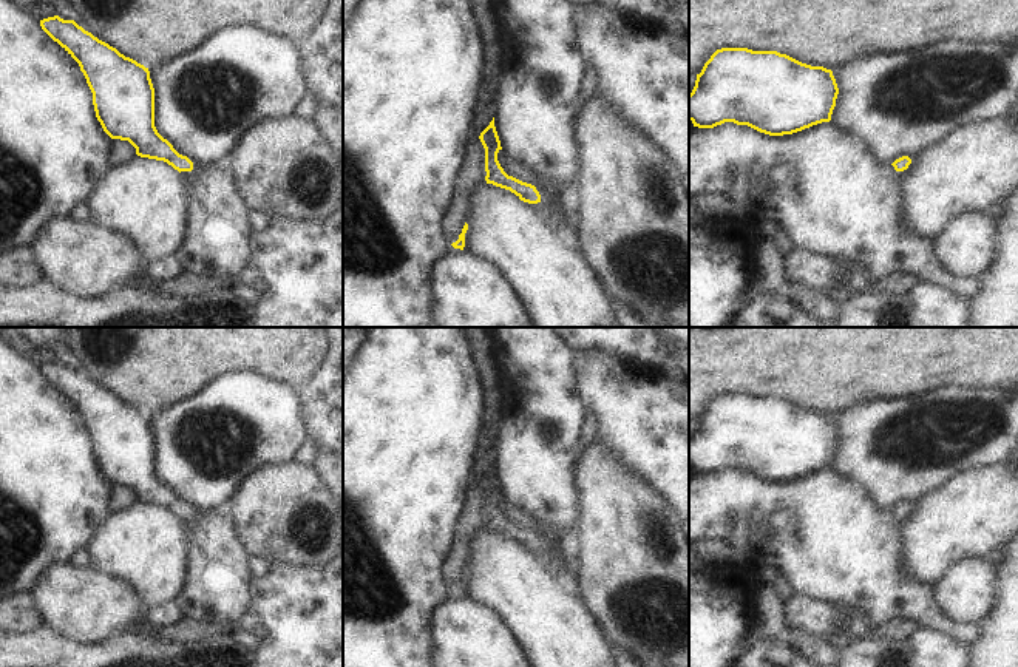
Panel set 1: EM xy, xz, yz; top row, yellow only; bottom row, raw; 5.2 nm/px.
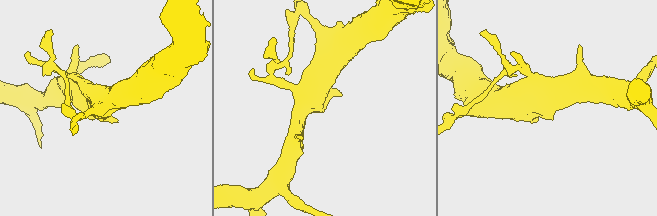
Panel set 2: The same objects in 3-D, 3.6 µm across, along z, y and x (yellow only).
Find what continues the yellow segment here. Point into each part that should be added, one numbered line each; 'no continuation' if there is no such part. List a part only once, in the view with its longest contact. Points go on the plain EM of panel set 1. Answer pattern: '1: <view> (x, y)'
1: xz (546, 550)

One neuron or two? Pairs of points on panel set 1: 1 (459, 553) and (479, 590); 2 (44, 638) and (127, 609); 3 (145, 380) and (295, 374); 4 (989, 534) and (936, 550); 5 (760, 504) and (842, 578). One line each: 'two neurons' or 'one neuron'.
1: two neurons
2: two neurons
3: one neuron
4: one neuron
5: one neuron

